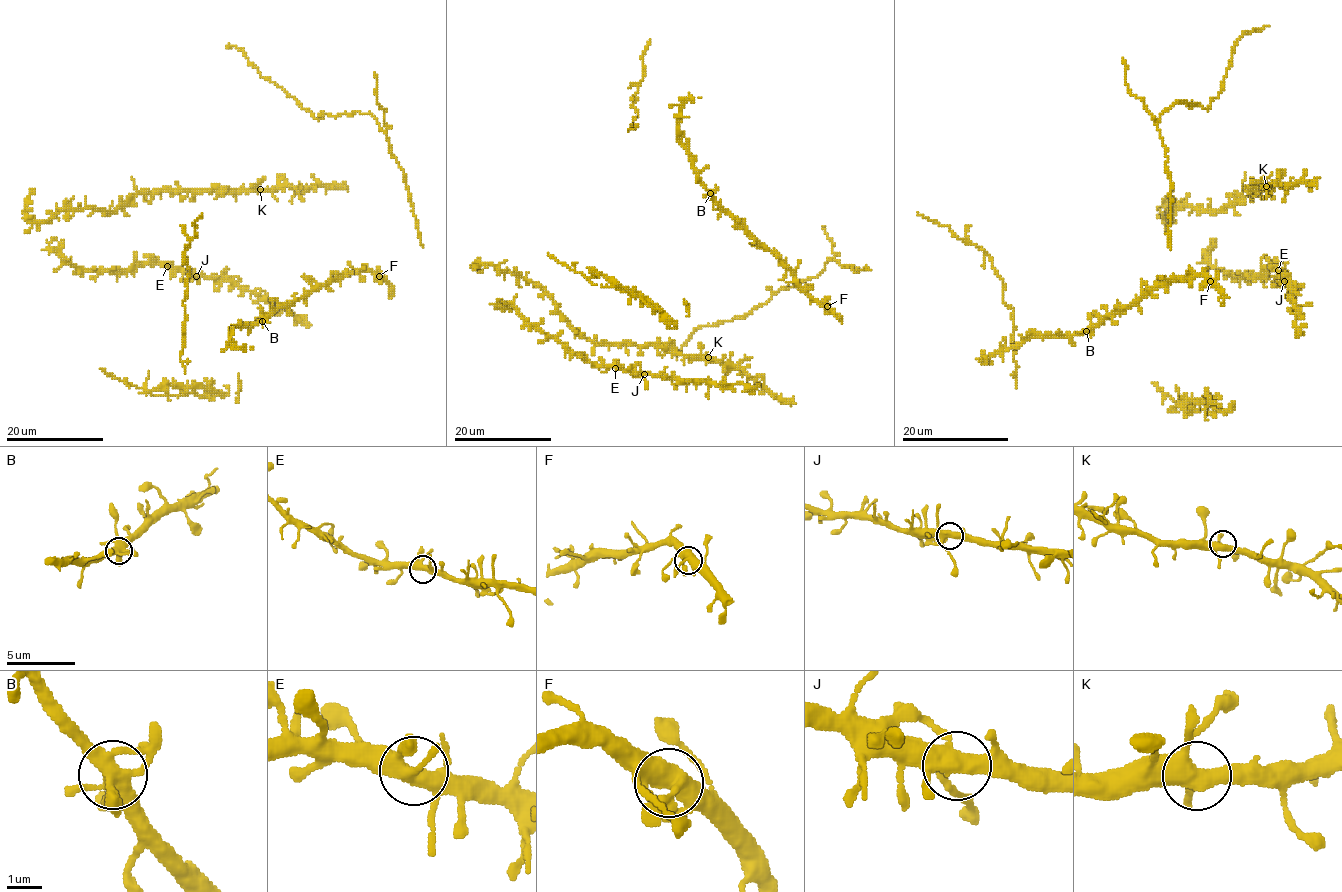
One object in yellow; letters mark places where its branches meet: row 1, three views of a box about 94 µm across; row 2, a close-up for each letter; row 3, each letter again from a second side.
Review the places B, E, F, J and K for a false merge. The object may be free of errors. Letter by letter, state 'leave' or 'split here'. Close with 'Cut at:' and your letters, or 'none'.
B: leave
E: leave
F: leave
J: leave
K: leave
Cut at: none

